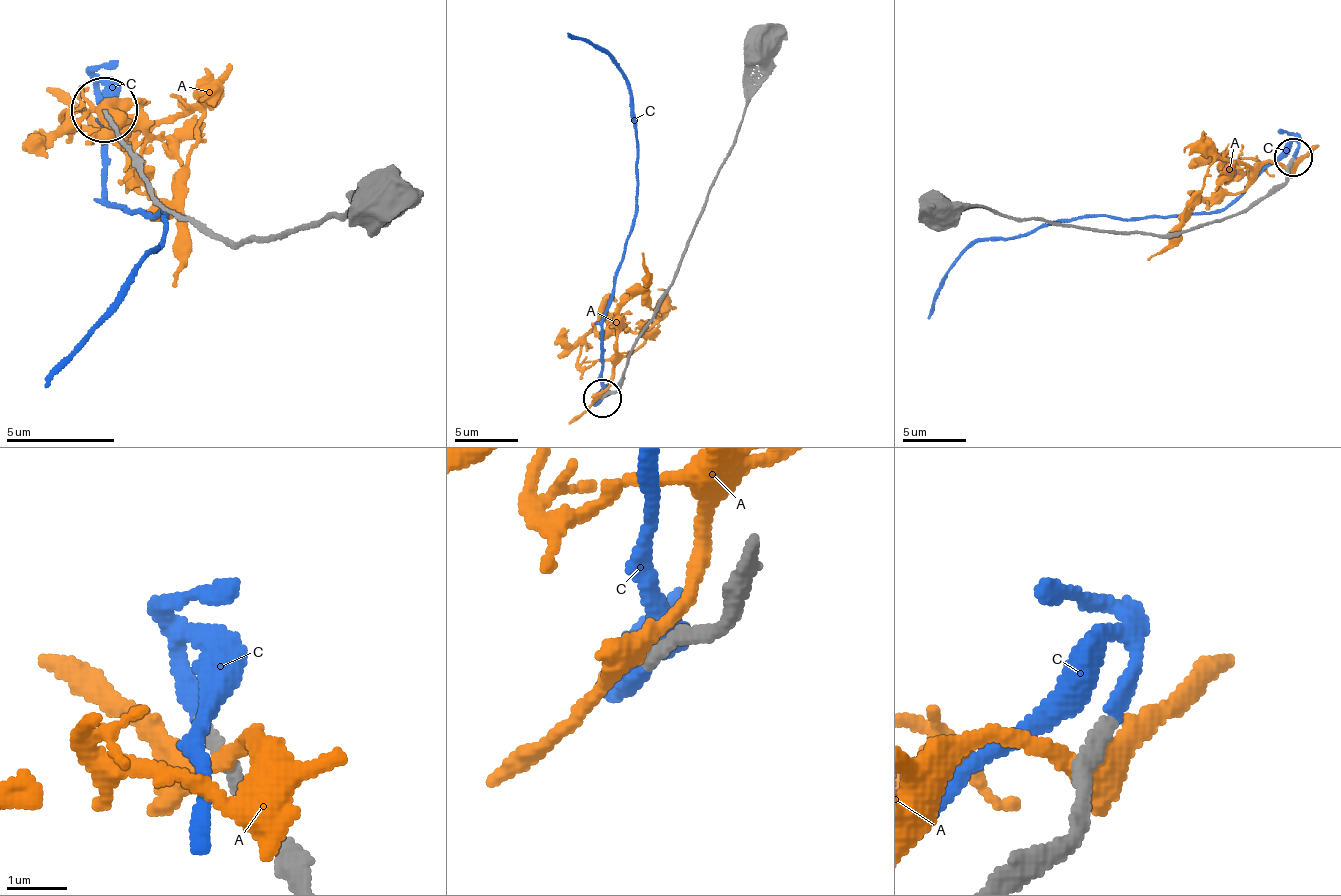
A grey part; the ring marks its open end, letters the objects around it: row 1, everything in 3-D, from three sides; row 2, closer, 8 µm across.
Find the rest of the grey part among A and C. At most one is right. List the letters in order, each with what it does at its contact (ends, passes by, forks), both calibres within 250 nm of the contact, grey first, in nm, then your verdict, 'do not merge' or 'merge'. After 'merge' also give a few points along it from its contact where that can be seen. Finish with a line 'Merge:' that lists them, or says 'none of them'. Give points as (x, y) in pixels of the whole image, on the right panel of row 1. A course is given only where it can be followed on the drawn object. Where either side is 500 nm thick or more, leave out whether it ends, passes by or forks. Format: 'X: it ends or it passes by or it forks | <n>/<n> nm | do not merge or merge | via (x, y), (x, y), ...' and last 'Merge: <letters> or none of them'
A: it forks | 320/300 nm | do not merge
C: it ends | 240/240 nm | merge | via (1292, 158), (1280, 155), (1239, 196), (1213, 212), (1058, 218), (1014, 237), (979, 237), (941, 284), (929, 319)
Merge: C

